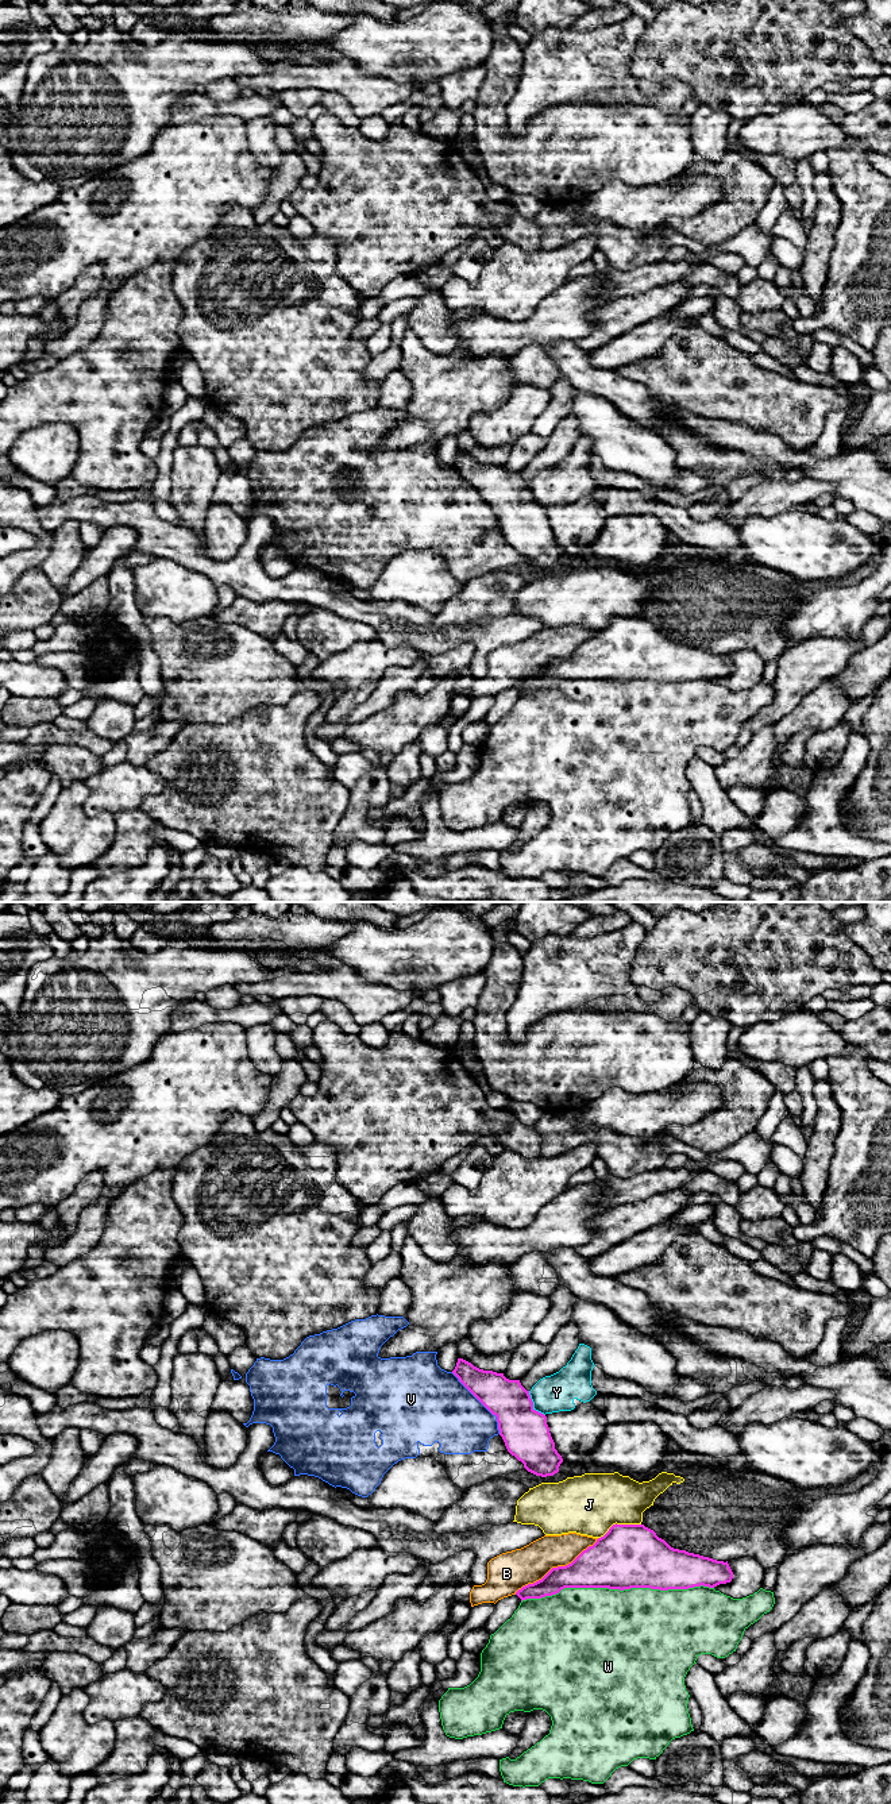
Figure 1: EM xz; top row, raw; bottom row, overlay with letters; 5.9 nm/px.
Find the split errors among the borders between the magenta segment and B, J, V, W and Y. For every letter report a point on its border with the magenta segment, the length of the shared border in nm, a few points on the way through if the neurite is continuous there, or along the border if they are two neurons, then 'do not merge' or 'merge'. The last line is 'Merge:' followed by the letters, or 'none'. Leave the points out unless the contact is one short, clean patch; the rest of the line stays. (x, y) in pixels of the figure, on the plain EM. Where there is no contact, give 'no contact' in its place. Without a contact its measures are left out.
B: meets magenta in xz at (558, 659); contact 600 nm long; do not merge
J: meets magenta in xz at (618, 617); contact 280 nm long; do not merge
V: meets magenta in xz at (482, 496); contact 460 nm long; do not merge
W: meets magenta in xz at (617, 681); contact 1150 nm long; do not merge
Y: meets magenta in xz at (532, 497); contact 180 nm long; border along xz (528, 484), (532, 498), (544, 508); do not merge
Merge: none

